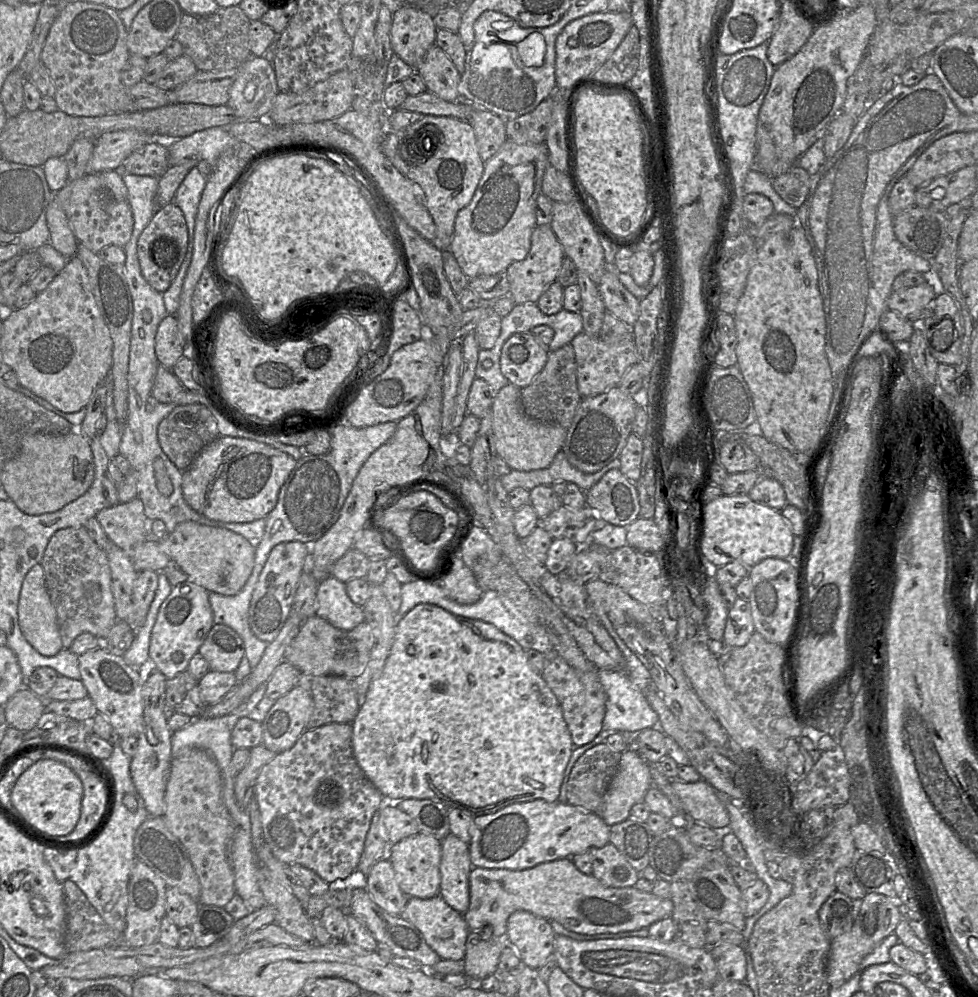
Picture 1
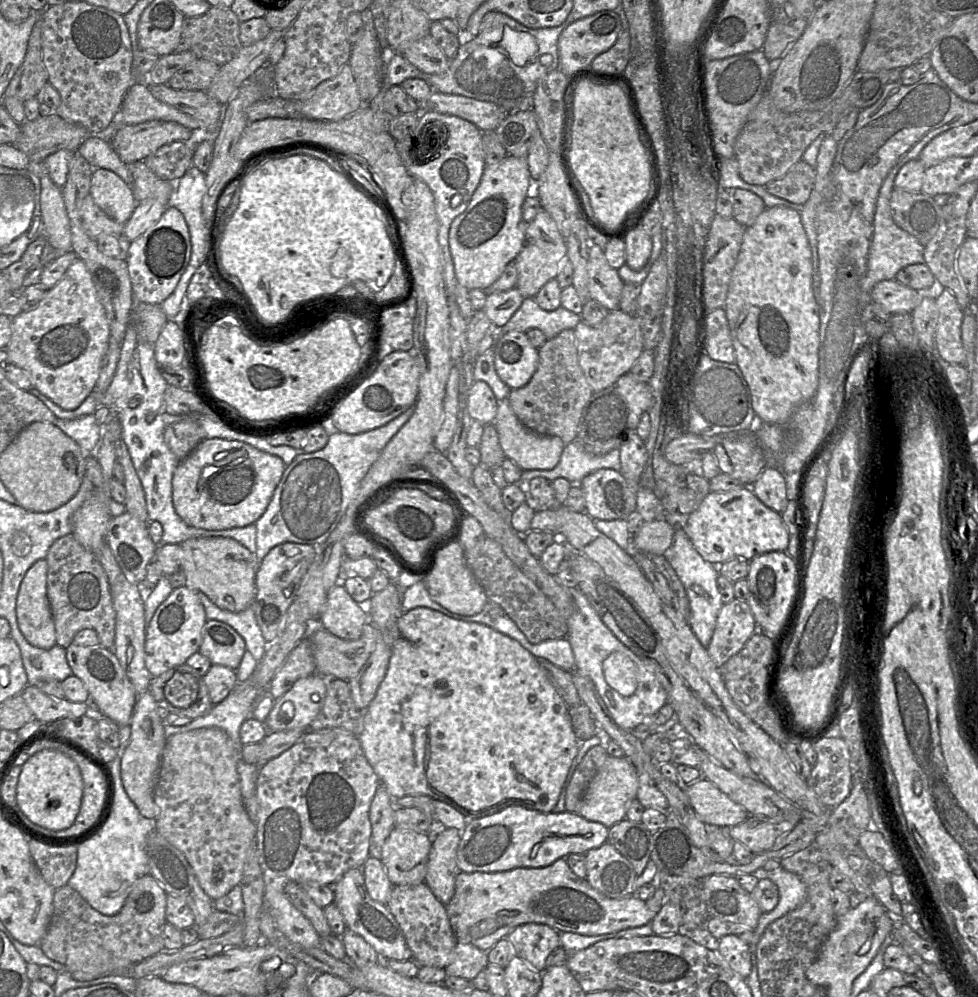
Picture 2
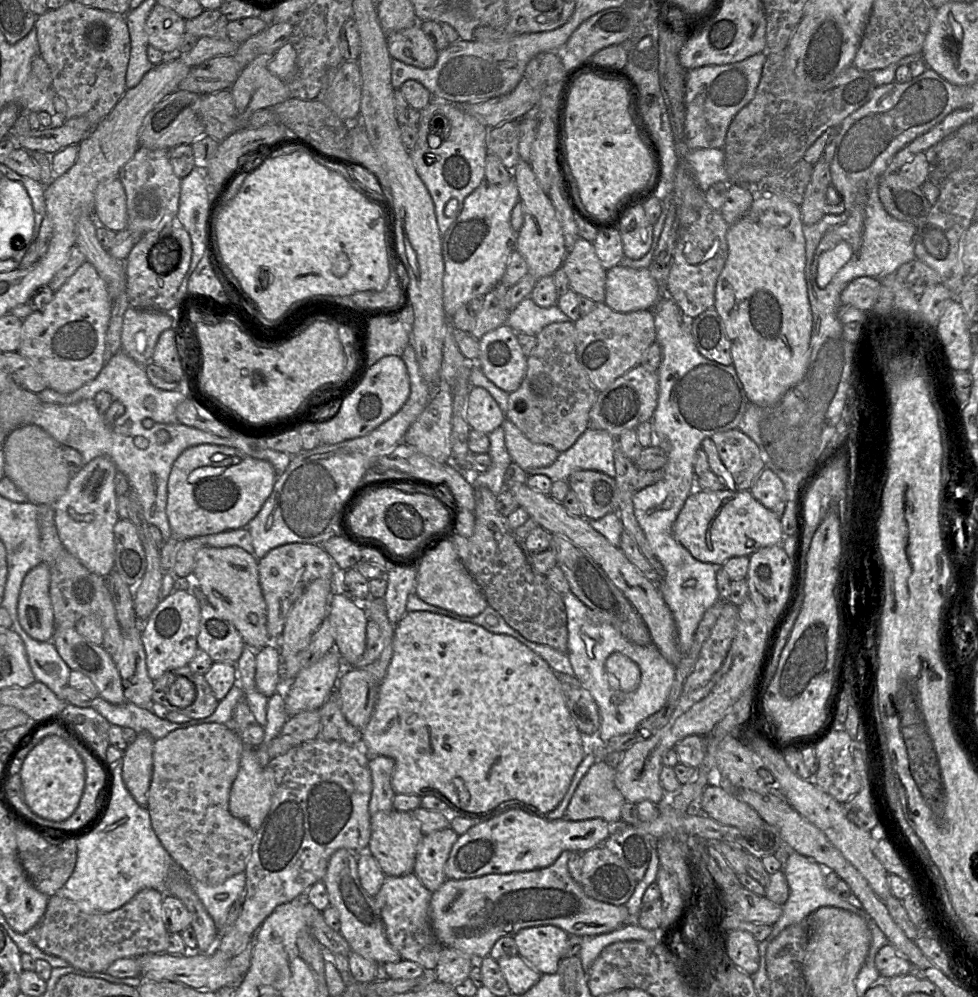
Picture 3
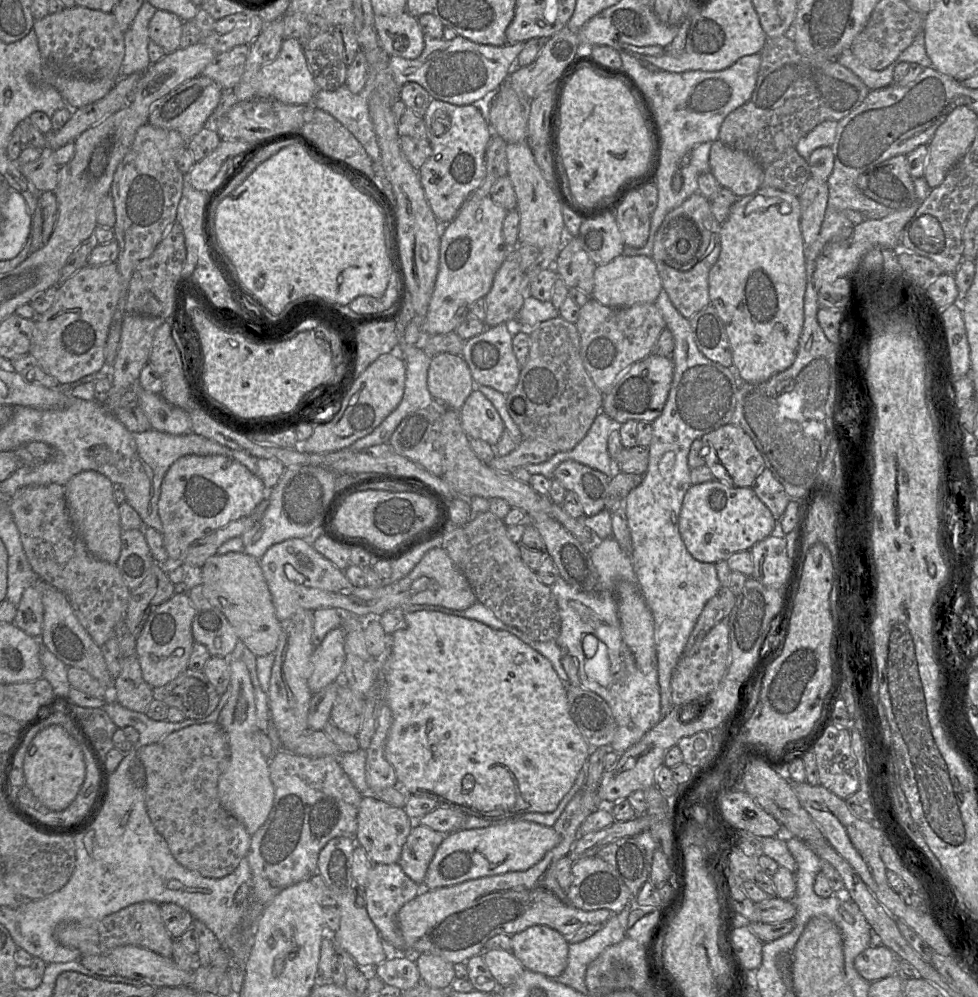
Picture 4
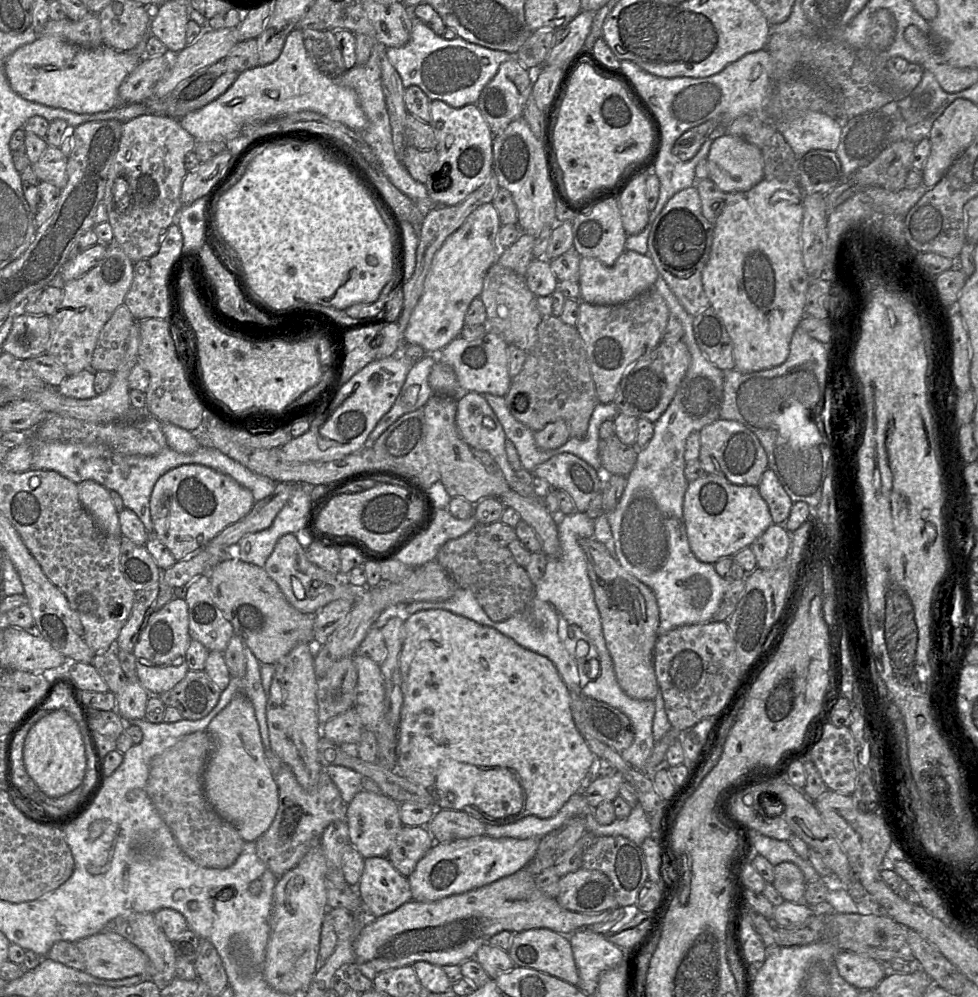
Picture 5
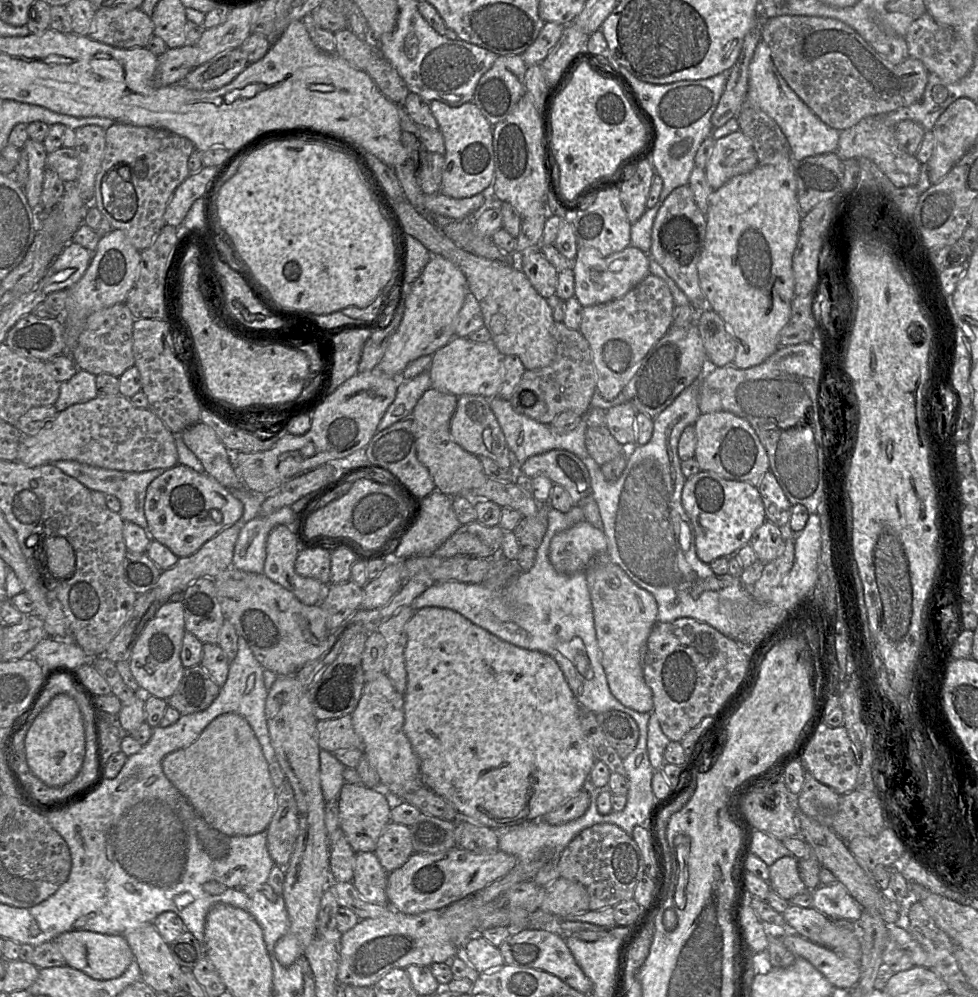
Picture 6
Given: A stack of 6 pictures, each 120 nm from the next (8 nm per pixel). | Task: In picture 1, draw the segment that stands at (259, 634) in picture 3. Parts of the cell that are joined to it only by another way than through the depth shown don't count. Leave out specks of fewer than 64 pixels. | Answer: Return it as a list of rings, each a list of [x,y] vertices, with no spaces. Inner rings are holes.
[[[193,521],[178,524],[174,531],[156,540],[159,548],[165,552],[170,560],[175,560],[187,574],[188,580],[223,596],[234,596],[241,591],[249,579],[255,558],[255,548],[243,536],[224,528],[205,526]]]

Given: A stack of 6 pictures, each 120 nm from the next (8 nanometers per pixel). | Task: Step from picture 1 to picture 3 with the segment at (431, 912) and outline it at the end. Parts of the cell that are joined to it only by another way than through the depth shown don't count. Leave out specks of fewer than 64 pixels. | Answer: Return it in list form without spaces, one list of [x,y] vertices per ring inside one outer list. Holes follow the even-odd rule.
[[[411,872],[401,876],[386,876],[379,892],[374,896],[390,945],[402,959],[417,963],[426,972],[434,971],[443,949],[430,922],[431,895],[432,892]]]

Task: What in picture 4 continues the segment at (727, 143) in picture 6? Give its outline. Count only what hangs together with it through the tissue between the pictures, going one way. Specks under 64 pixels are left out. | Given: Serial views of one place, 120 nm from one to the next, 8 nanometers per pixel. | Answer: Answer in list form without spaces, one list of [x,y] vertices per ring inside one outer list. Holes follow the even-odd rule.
[[[719,139],[712,142],[709,169],[720,185],[737,197],[756,192],[762,185],[764,168],[752,156]]]

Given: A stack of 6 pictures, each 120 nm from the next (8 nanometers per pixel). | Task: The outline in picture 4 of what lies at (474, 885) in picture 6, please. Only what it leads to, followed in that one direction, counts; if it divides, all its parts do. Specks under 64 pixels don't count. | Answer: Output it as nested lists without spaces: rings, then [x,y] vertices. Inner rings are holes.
[[[497,820],[487,827],[454,831],[447,834],[437,848],[422,889],[437,889],[481,877],[525,871],[559,841],[560,836],[553,827],[523,820]]]

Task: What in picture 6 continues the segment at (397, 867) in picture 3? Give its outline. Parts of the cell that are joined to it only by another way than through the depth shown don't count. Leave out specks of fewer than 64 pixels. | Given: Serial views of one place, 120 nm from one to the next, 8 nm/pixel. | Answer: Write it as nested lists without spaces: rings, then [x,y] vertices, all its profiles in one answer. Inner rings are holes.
[[[344,783],[338,798],[339,827],[356,853],[375,851],[379,836],[391,821],[390,813],[393,804],[392,799],[380,788]]]

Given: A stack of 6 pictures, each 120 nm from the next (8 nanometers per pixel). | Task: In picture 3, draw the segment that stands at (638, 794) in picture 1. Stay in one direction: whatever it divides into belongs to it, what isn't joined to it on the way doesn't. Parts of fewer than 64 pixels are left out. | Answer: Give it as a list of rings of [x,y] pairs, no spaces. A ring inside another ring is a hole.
[[[598,759],[578,783],[563,818],[571,821],[602,818],[612,825],[620,823],[621,807],[626,800],[614,779],[615,768]]]

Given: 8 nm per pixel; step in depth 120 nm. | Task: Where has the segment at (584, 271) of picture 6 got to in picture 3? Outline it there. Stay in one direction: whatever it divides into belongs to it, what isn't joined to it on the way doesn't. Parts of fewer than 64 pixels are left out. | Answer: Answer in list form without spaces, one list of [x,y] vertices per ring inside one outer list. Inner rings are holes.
[[[617,265],[606,271],[604,303],[618,313],[653,310],[662,288],[649,268]]]

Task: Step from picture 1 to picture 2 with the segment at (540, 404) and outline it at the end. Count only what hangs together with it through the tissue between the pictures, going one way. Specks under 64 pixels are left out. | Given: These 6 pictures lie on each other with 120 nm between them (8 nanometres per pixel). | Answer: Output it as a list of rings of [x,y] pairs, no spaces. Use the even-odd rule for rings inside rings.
[[[565,329],[538,349],[538,366],[523,387],[511,389],[508,401],[519,421],[529,430],[558,436],[565,444],[577,437],[579,422],[587,402],[594,394],[579,366],[574,329]]]

